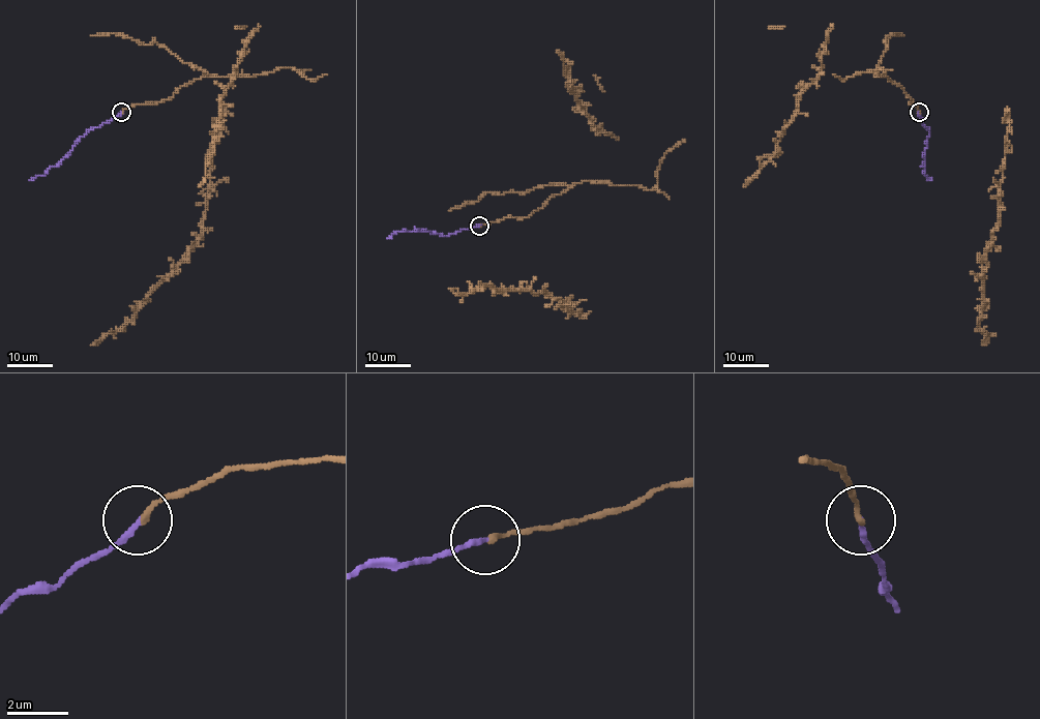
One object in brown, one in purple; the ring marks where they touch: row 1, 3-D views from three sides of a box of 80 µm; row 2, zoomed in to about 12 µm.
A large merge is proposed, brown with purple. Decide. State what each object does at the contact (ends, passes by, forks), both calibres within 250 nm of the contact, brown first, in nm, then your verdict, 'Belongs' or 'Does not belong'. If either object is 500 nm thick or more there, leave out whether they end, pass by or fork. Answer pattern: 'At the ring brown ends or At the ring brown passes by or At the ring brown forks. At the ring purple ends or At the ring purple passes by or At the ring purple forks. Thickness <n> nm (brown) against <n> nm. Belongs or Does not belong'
At the ring brown ends. At the ring purple ends. Thickness 150 nm (brown) against 180 nm. Belongs

